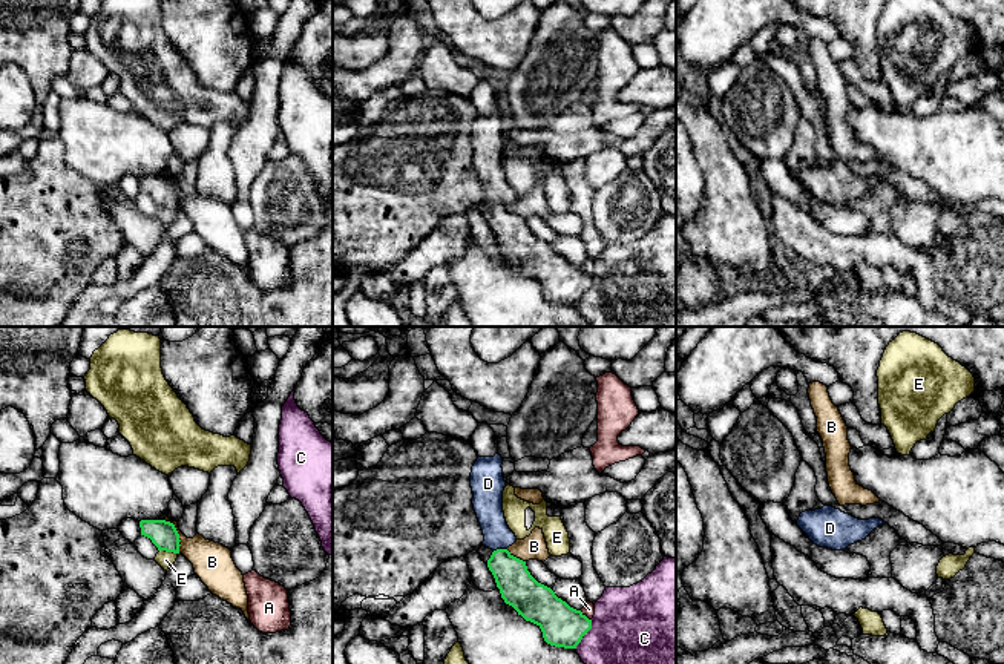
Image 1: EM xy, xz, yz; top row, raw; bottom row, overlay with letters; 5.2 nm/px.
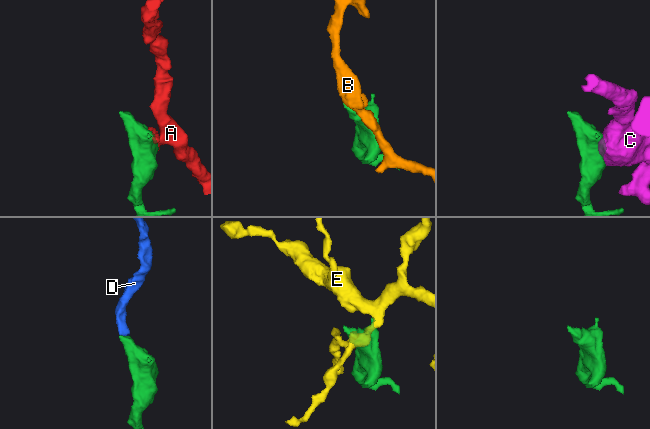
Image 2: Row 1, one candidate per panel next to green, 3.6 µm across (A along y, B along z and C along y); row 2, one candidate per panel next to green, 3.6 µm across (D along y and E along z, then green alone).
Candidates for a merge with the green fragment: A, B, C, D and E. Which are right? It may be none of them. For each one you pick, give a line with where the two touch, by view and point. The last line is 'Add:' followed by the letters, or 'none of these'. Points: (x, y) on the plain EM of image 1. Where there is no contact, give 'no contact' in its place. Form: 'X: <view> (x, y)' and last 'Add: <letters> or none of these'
D: xz (500, 206)
Add: D

